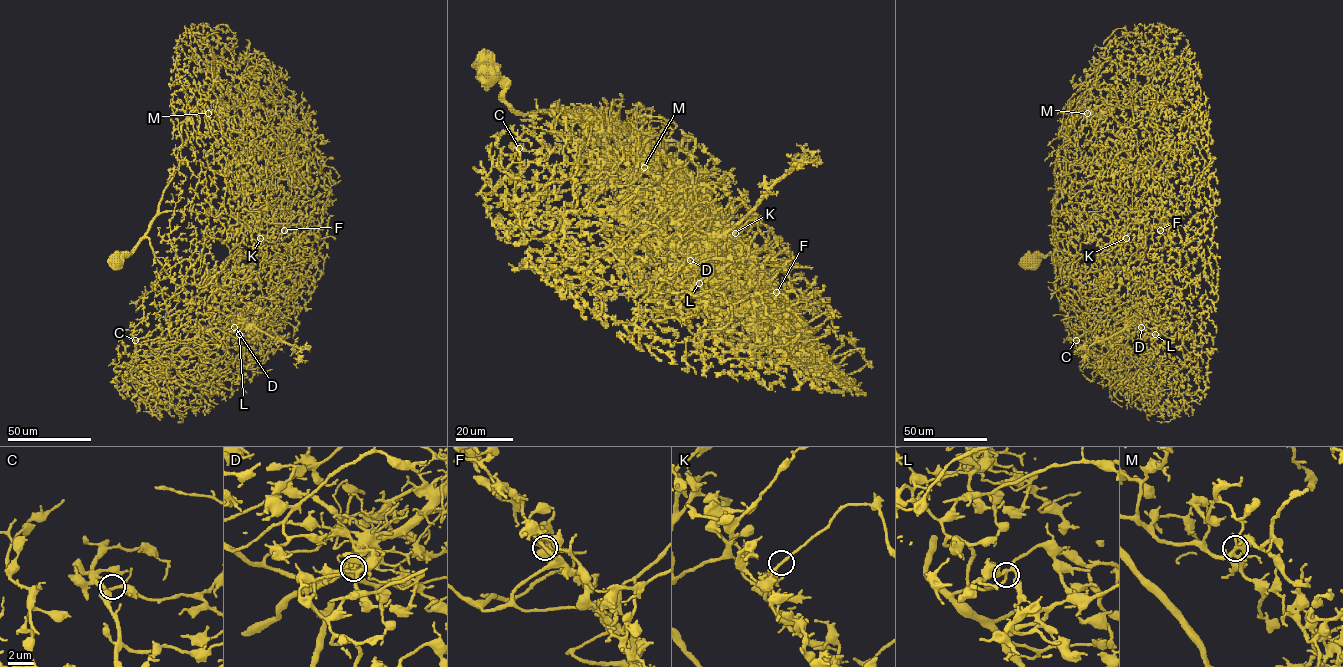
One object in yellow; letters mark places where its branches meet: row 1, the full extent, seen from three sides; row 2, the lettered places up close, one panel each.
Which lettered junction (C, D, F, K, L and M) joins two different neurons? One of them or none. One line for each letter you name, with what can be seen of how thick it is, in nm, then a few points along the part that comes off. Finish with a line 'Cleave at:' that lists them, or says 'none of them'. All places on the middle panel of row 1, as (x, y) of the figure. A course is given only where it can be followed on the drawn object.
D: Thickness 180 nm. Course of the part to remove: (690, 260), (694, 253), (672, 271), (624, 293), (588, 290), (571, 286), (537, 269), (520, 266), (521, 269)
Cleave at: D

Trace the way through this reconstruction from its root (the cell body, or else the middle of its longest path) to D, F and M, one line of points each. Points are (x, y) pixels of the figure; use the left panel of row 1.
D: (114, 260), (147, 238), (176, 284), (216, 282), (227, 287), (234, 282), (228, 316), (236, 321), (234, 326)
F: (114, 260), (126, 256), (167, 211), (212, 214), (233, 232), (245, 221), (284, 230)
M: (114, 260), (126, 256), (159, 212), (162, 191), (181, 161), (187, 105), (208, 113)

